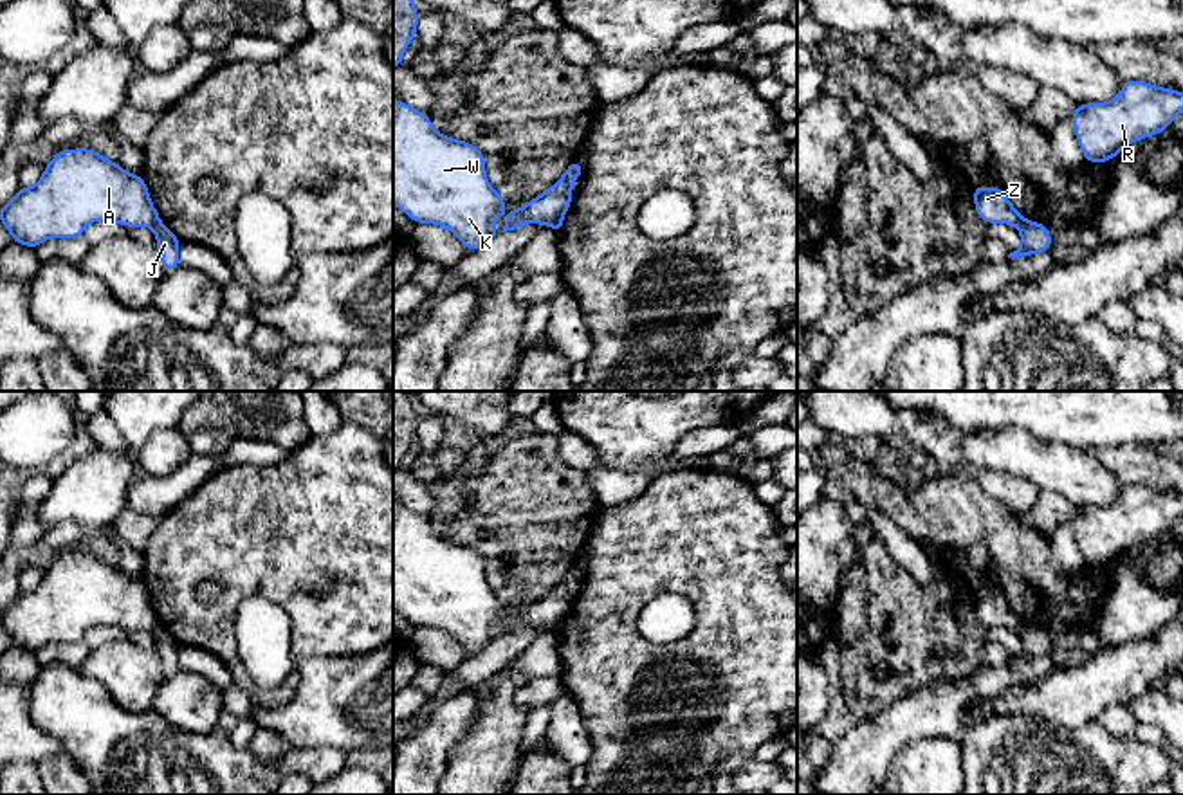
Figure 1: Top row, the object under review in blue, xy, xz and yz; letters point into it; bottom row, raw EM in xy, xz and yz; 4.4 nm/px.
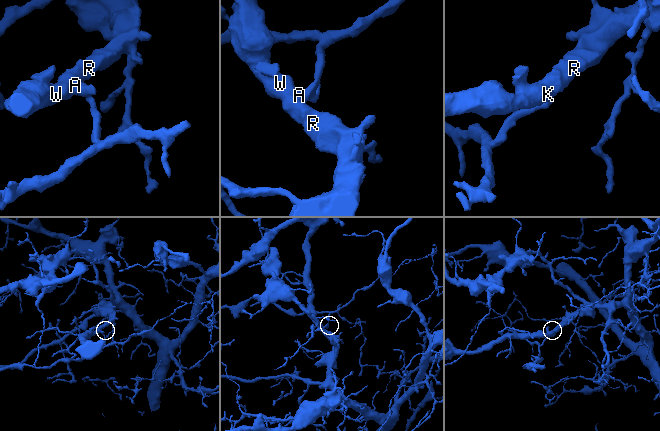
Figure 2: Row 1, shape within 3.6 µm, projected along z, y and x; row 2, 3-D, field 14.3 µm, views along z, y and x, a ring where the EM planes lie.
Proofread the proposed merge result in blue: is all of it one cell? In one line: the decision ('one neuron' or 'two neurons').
two neurons

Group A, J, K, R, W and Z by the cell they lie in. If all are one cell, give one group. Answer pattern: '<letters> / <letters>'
A K R W Z / J

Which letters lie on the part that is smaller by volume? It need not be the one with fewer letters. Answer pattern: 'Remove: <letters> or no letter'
Remove: J

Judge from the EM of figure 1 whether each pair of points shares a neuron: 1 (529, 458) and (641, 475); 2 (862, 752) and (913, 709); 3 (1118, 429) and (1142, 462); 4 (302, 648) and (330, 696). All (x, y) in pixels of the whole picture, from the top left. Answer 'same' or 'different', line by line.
1: different
2: same
3: different
4: different

